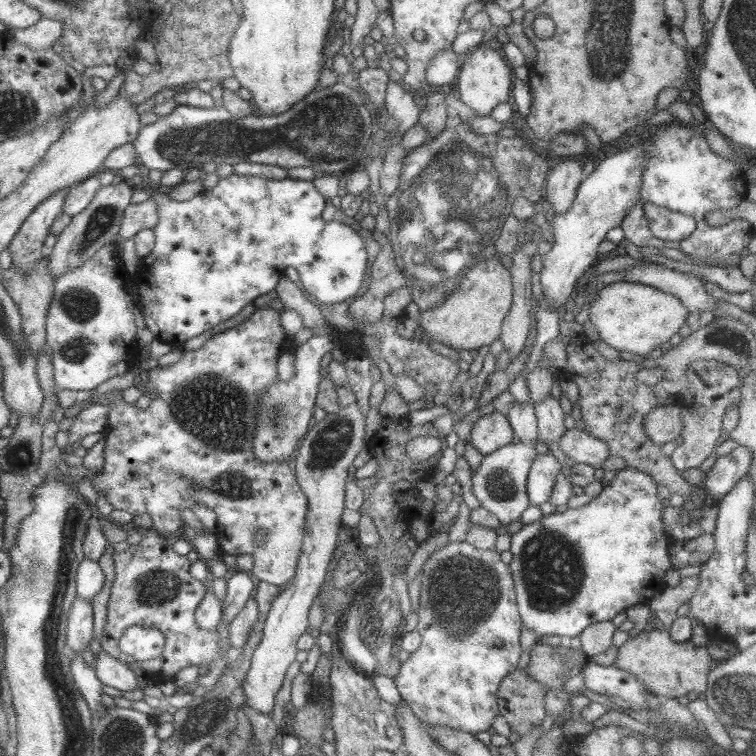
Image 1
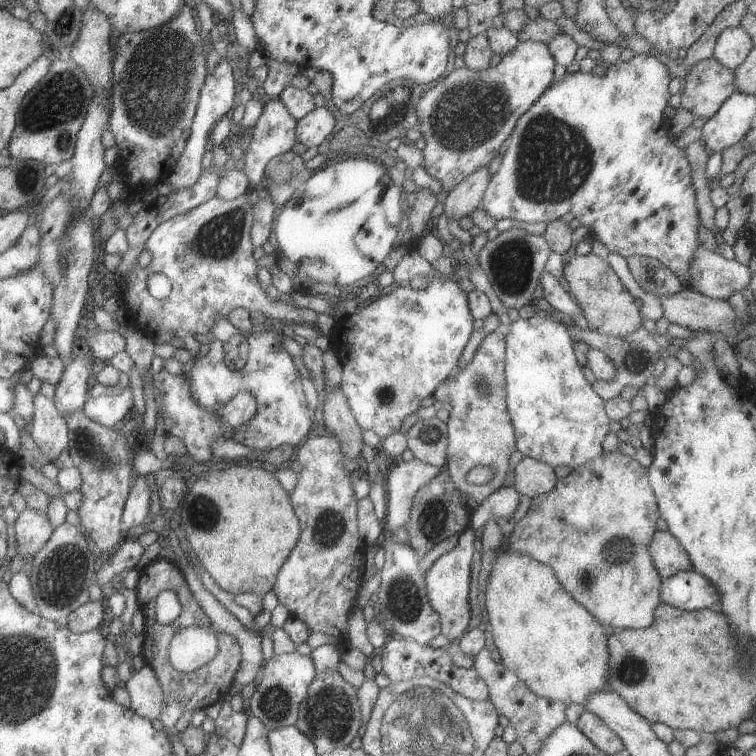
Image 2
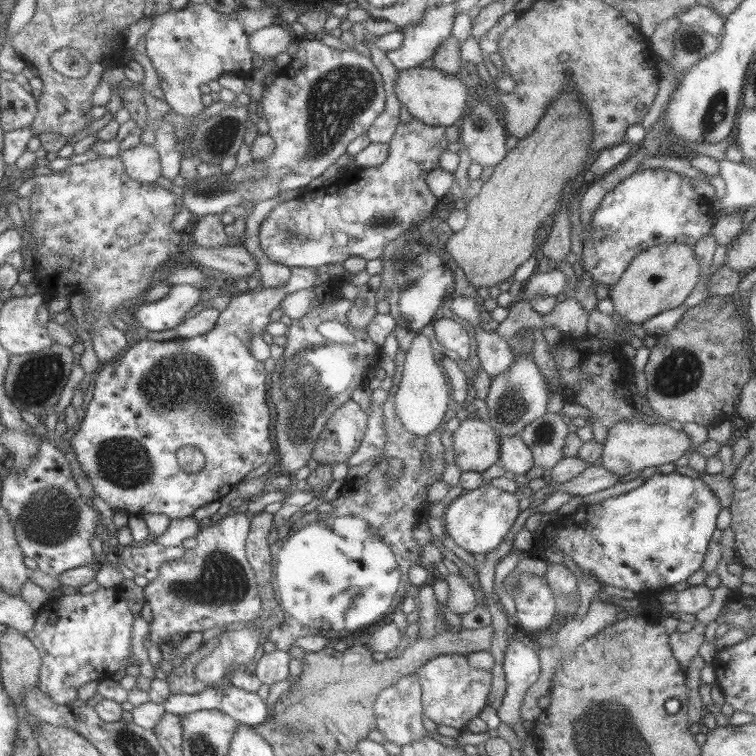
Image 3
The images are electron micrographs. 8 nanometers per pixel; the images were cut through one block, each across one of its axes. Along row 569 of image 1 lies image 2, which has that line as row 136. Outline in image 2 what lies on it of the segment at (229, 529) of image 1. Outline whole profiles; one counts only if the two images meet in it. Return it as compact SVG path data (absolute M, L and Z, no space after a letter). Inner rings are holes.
M282 98L267 100L263 114L254 126L253 139L245 152L245 166L243 168L247 172L250 184L258 187L255 189L256 191L266 186L266 168L270 161L273 161L278 155L290 152L297 144L298 124L299 121L291 114L290 110L287 110L287 105Z

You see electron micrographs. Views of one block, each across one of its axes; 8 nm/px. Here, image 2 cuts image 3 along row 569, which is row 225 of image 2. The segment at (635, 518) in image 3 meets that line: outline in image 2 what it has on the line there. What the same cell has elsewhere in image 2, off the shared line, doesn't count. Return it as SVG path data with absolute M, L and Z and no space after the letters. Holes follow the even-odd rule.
M651 54L634 55L628 62L618 61L606 68L606 74L598 76L593 73L565 72L563 78L554 80L539 98L517 119L511 134L508 136L507 150L503 154L499 170L490 176L487 188L481 198L479 208L485 210L489 216L497 219L510 218L521 222L548 223L563 214L571 212L574 218L579 220L581 226L587 228L591 240L599 240L607 250L613 254L619 254L624 259L630 256L647 256L661 262L665 268L676 274L681 282L689 283L689 262L693 261L695 250L699 246L697 237L697 224L700 223L695 204L695 191L691 184L691 169L682 148L677 148L675 142L667 136L667 130L662 128L662 113L670 94L667 91L667 83L671 76L667 66Z

